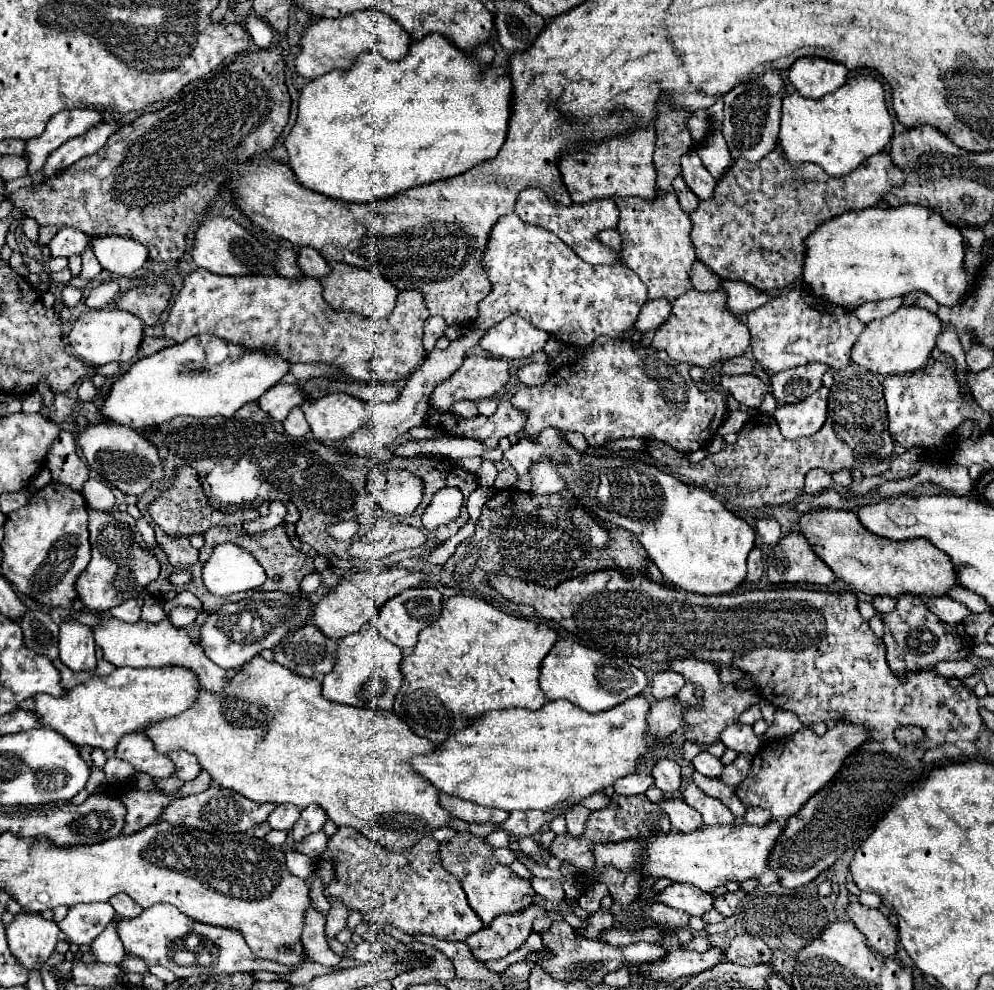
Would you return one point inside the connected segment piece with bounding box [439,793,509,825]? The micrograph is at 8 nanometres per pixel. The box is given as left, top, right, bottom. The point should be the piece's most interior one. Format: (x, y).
(465, 810)

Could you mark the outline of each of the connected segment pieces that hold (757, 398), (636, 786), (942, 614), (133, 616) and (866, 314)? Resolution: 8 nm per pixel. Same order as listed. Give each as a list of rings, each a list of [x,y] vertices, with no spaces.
[[[753,373],[745,375],[727,375],[721,379],[723,389],[727,389],[741,405],[745,407],[759,407],[763,403],[763,397],[767,395],[769,387],[763,379],[759,379]]]
[[[631,773],[631,777],[621,777],[615,781],[615,793],[619,795],[641,795],[653,785],[653,777],[649,773]]]
[[[933,597],[933,599],[927,599],[927,609],[931,609],[941,621],[945,623],[961,623],[967,615],[969,615],[969,609],[951,599],[951,597]]]
[[[133,597],[133,599],[127,599],[121,605],[113,607],[109,613],[115,619],[121,619],[125,623],[137,623],[141,619],[141,607],[143,607],[143,599],[141,597]]]
[[[893,297],[893,299],[887,299],[887,301],[871,301],[871,303],[865,303],[865,305],[857,307],[853,313],[863,323],[869,323],[873,319],[881,319],[881,317],[887,317],[887,315],[895,313],[901,307],[901,303],[903,303],[901,297]]]

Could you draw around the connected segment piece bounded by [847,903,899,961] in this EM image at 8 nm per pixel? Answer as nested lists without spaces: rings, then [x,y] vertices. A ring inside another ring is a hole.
[[[851,903],[847,907],[847,913],[849,913],[851,921],[857,925],[857,929],[861,933],[865,933],[865,937],[869,939],[869,945],[875,951],[899,961],[897,927],[879,909],[871,909],[871,907],[865,907],[861,903]]]

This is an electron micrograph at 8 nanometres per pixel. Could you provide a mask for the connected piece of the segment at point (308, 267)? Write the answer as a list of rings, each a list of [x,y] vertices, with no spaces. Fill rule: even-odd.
[[[303,247],[297,255],[297,263],[301,265],[303,273],[309,275],[309,277],[315,277],[315,279],[321,279],[325,277],[327,273],[331,273],[331,267],[329,263],[319,255],[319,251],[315,251],[313,247]]]

